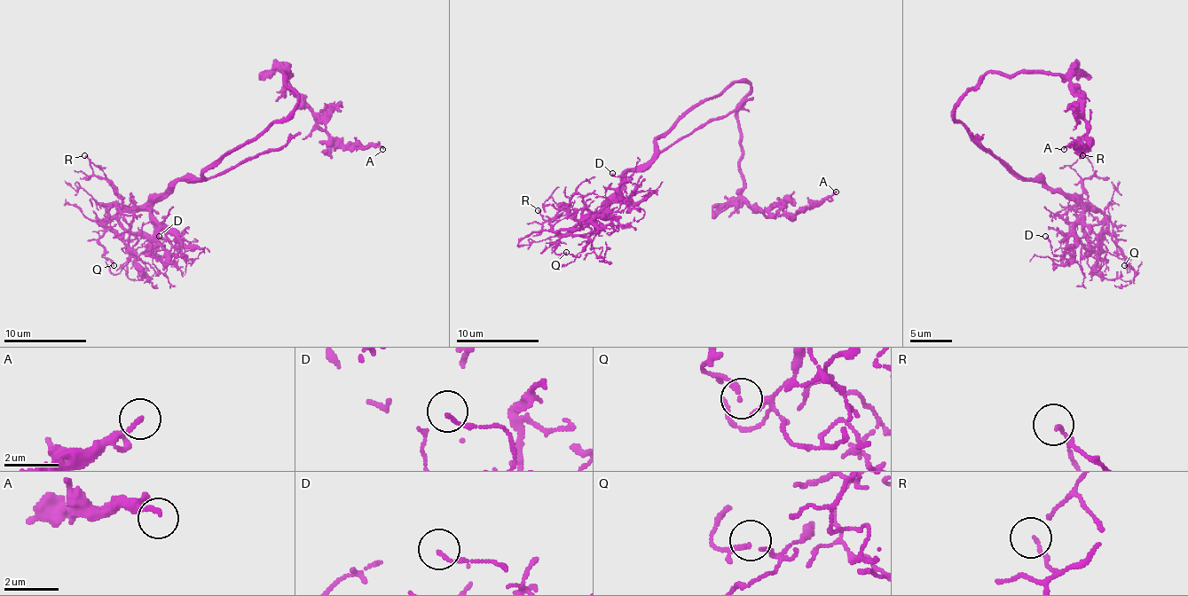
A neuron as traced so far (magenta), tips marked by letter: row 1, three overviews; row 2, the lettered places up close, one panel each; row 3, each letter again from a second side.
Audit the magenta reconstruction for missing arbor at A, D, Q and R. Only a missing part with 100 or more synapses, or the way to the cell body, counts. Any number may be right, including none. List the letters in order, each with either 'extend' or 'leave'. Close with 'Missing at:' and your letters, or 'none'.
A: leave
D: leave
Q: leave
R: leave
Missing at: none

